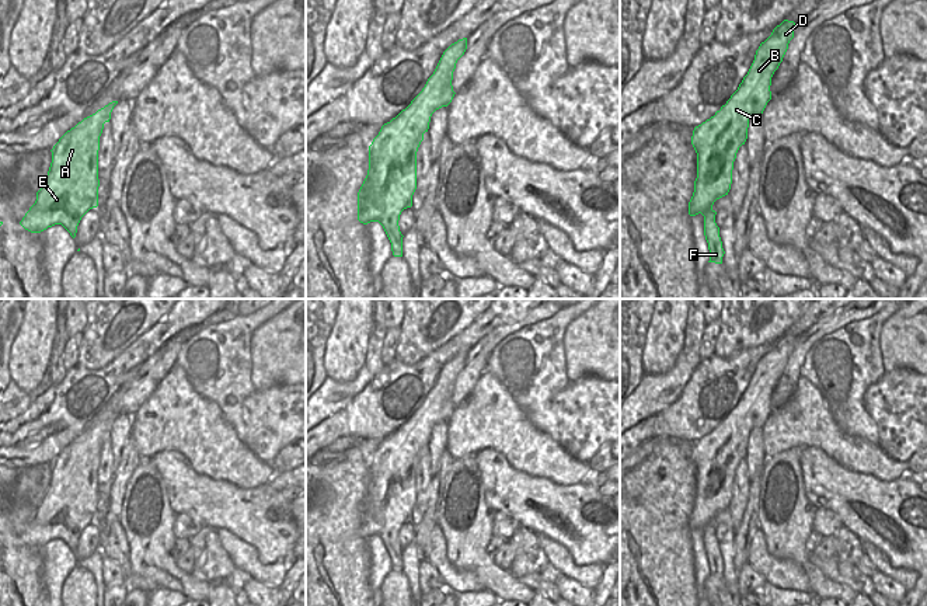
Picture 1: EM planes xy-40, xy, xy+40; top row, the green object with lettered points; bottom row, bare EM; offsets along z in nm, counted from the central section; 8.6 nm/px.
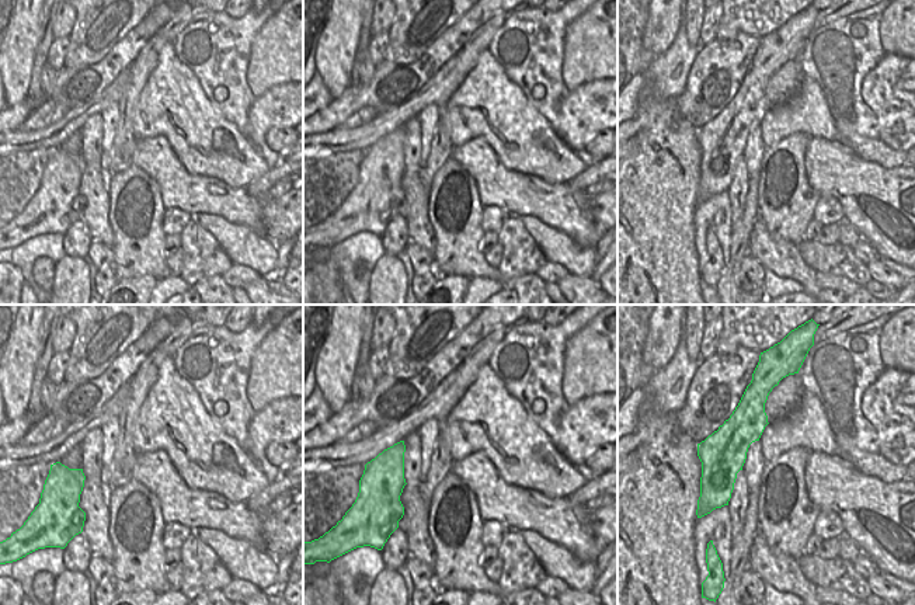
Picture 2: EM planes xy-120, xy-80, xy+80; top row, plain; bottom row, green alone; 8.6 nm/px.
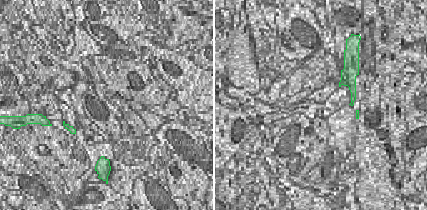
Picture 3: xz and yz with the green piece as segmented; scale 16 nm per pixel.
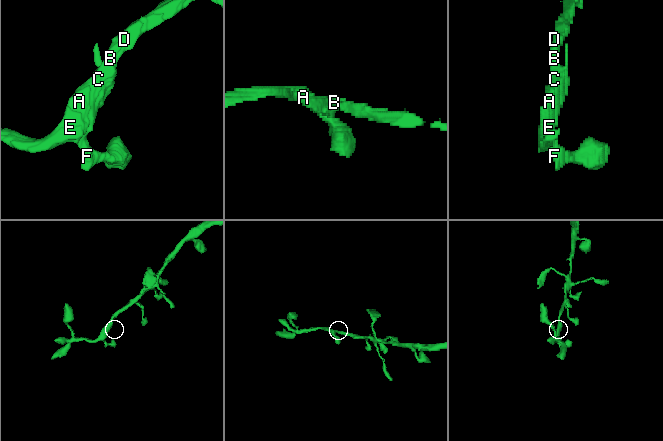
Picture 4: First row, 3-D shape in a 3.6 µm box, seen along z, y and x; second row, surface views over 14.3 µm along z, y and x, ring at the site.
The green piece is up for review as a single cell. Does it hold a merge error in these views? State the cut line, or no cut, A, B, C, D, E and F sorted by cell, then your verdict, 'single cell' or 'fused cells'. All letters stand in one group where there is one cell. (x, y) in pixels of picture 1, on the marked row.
no cut | A B C D E F | single cell

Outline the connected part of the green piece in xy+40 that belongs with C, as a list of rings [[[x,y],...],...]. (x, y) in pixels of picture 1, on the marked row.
[[[784,20],[777,25],[760,43],[738,90],[714,116],[693,130],[691,144],[697,153],[697,178],[689,202],[689,215],[704,216],[708,262],[722,264],[725,254],[712,205],[731,189],[733,161],[739,147],[747,139],[749,119],[753,115],[762,115],[771,100],[771,77],[794,38],[794,29],[794,21]]]

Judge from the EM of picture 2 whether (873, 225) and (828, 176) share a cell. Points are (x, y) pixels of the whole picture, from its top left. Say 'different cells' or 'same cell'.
same cell

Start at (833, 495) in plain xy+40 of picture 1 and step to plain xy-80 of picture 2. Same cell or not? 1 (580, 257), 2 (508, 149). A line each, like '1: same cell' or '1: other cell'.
1: other cell
2: other cell

